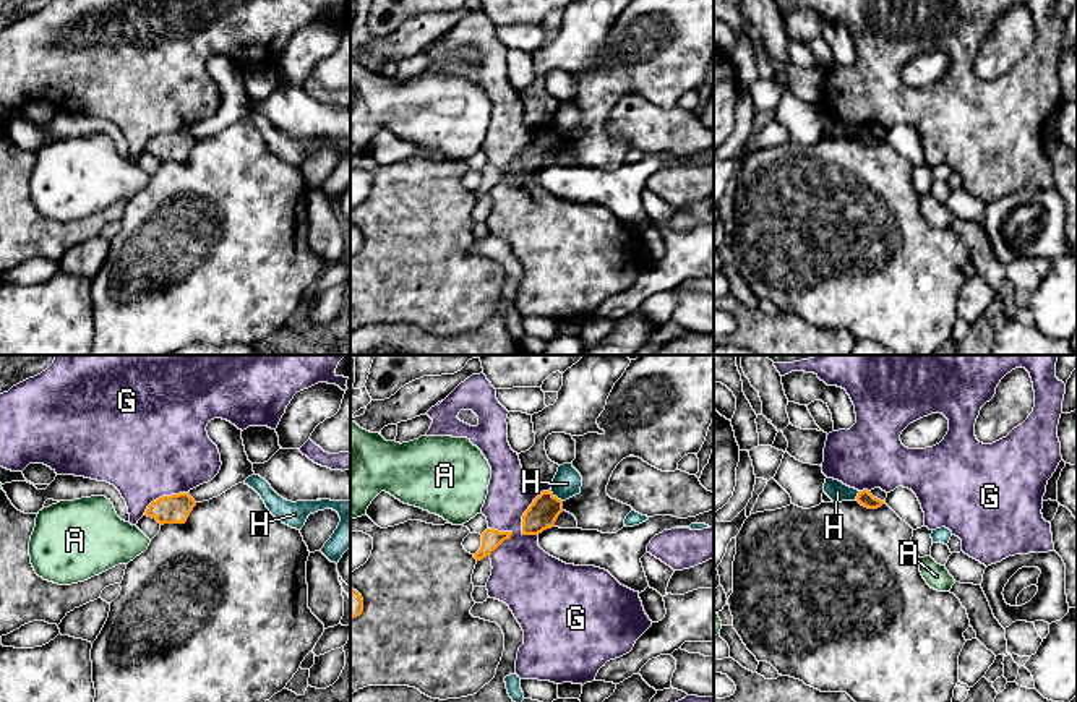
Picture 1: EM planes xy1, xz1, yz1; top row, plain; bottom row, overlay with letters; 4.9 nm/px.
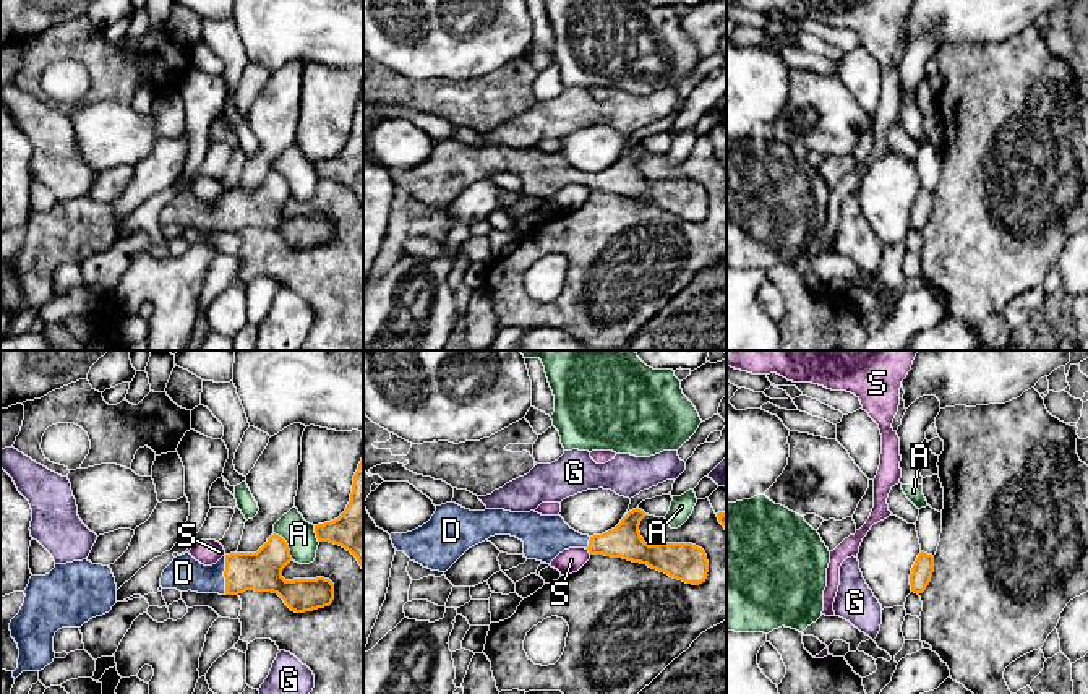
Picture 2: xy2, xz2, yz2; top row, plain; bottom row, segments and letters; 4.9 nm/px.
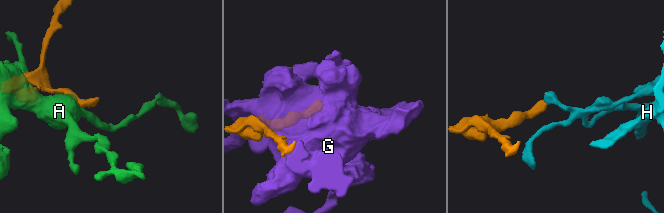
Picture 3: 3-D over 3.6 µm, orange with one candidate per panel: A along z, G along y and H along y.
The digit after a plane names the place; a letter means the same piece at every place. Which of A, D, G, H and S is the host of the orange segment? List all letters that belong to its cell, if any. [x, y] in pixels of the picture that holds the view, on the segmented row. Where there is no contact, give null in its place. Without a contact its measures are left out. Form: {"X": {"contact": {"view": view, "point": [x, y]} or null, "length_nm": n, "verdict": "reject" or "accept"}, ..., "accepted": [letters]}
{"A": {"contact": {"view": "xy2", "point": [287, 545]}, "length_nm": 160, "verdict": "reject"}, "D": {"contact": {"view": "xy2", "point": [224, 574]}, "length_nm": 200, "verdict": "accept"}, "G": {"contact": {"view": "xz1", "point": [524, 514]}, "length_nm": 240, "verdict": "reject"}, "H": {"contact": {"view": "xz1", "point": [555, 496]}, "length_nm": 90, "verdict": "reject"}, "S": {"contact": {"view": "xz2", "point": [589, 552]}, "length_nm": 40, "verdict": "reject"}, "accepted": ["D"]}

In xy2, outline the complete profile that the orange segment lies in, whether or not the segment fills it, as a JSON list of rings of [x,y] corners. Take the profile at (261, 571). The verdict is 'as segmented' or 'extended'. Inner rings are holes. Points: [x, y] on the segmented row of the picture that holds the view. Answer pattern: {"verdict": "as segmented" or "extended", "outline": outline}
{"verdict": "extended", "outline": [[[274,533],[256,553],[224,555],[212,566],[201,564],[190,553],[177,556],[164,569],[161,587],[219,595],[272,592],[295,613],[329,606],[334,584],[324,577],[285,580],[282,569],[290,561],[287,542]]]}

